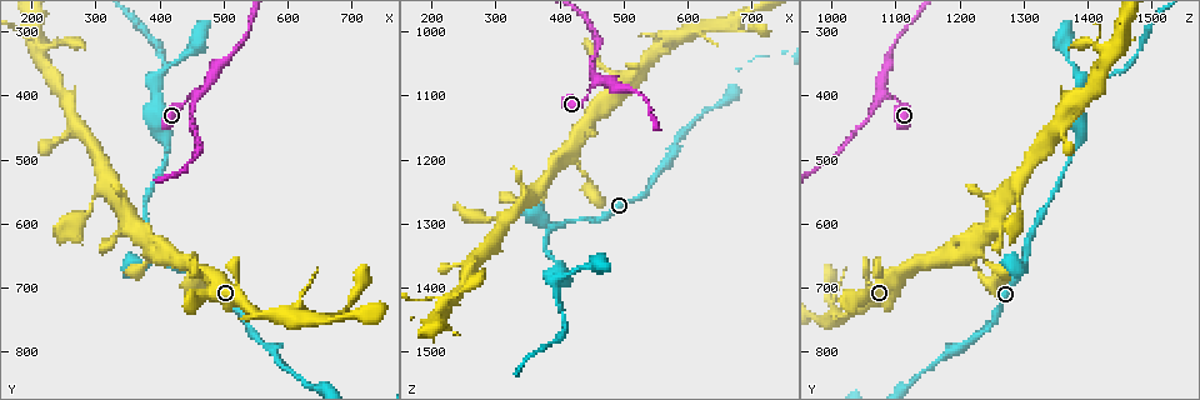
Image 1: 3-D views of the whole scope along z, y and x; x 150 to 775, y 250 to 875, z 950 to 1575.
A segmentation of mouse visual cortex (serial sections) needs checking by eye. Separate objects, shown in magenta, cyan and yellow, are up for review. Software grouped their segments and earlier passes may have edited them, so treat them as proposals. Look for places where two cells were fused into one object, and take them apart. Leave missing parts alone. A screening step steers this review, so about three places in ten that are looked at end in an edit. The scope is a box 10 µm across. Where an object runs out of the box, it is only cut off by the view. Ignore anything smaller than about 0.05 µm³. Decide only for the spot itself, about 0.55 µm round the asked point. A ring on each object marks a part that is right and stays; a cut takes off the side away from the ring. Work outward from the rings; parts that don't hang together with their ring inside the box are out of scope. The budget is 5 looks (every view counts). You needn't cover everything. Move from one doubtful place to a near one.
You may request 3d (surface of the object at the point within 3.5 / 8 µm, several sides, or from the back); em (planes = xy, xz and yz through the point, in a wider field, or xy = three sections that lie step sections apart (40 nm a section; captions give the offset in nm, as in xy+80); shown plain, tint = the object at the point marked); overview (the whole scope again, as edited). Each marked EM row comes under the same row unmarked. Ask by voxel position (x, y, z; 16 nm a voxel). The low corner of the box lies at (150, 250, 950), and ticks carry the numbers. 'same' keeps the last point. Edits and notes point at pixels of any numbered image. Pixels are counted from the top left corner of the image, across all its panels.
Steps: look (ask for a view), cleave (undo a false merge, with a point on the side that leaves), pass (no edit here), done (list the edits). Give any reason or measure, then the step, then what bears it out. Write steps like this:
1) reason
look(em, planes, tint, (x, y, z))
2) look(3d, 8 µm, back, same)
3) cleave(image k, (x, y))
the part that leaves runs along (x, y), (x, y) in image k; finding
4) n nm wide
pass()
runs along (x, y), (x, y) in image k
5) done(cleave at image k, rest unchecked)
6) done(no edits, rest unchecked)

three-way junction
look(3d, 3.5 µm, (410, 660, 1300))

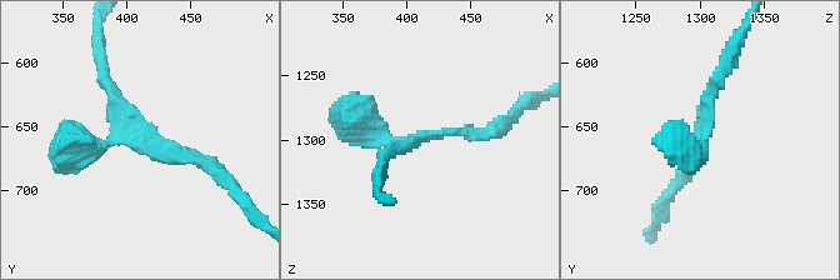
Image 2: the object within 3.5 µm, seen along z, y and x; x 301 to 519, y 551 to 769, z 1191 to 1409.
3 arms; arms of 150, 150, 350 nm; need the tissue
look(em, xy, step 1, tint, (410, 660, 1298))

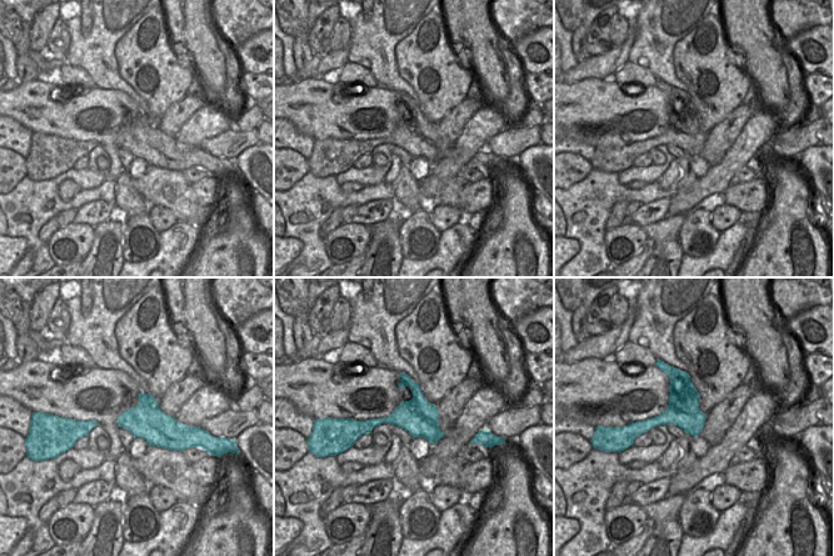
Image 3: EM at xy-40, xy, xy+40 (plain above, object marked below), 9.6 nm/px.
pass()
runs along (211, 165), (150, 150), (104, 70) in image 2; all the same cell

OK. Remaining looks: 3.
look(3d, 3.5 µm, back, (390, 385, 1395))

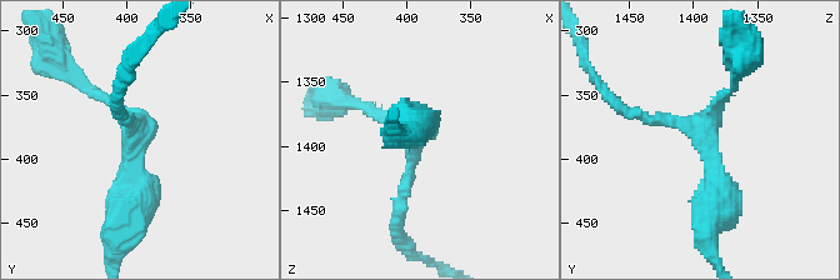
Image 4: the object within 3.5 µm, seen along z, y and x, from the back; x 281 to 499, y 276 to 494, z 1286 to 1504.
3 arms; arms of 150, 150, 450 nm; need the tissue
look(em, xy, step 3, tint, (396, 380, 1394))

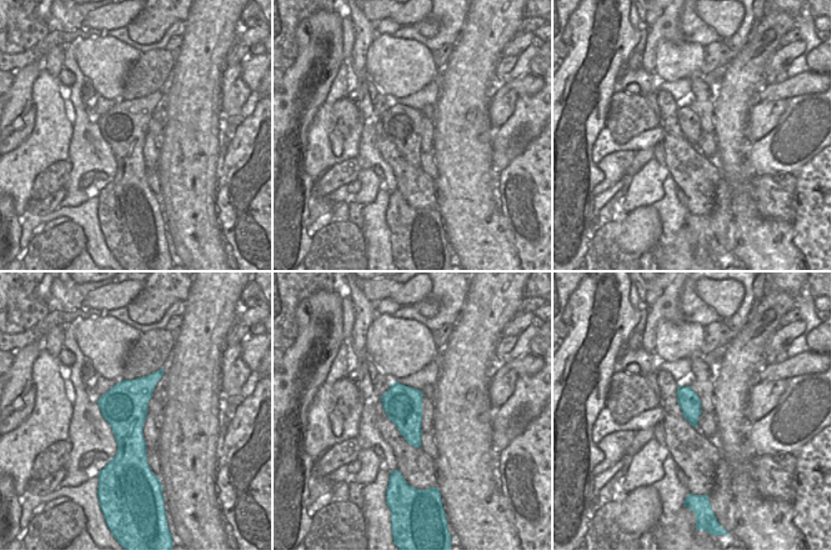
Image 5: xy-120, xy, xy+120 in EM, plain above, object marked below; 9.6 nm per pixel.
pass()
runs along (126, 210), (134, 123), (80, 84) in image 4; continuous, no second cell

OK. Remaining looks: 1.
done(no edits, rest unchecked)

